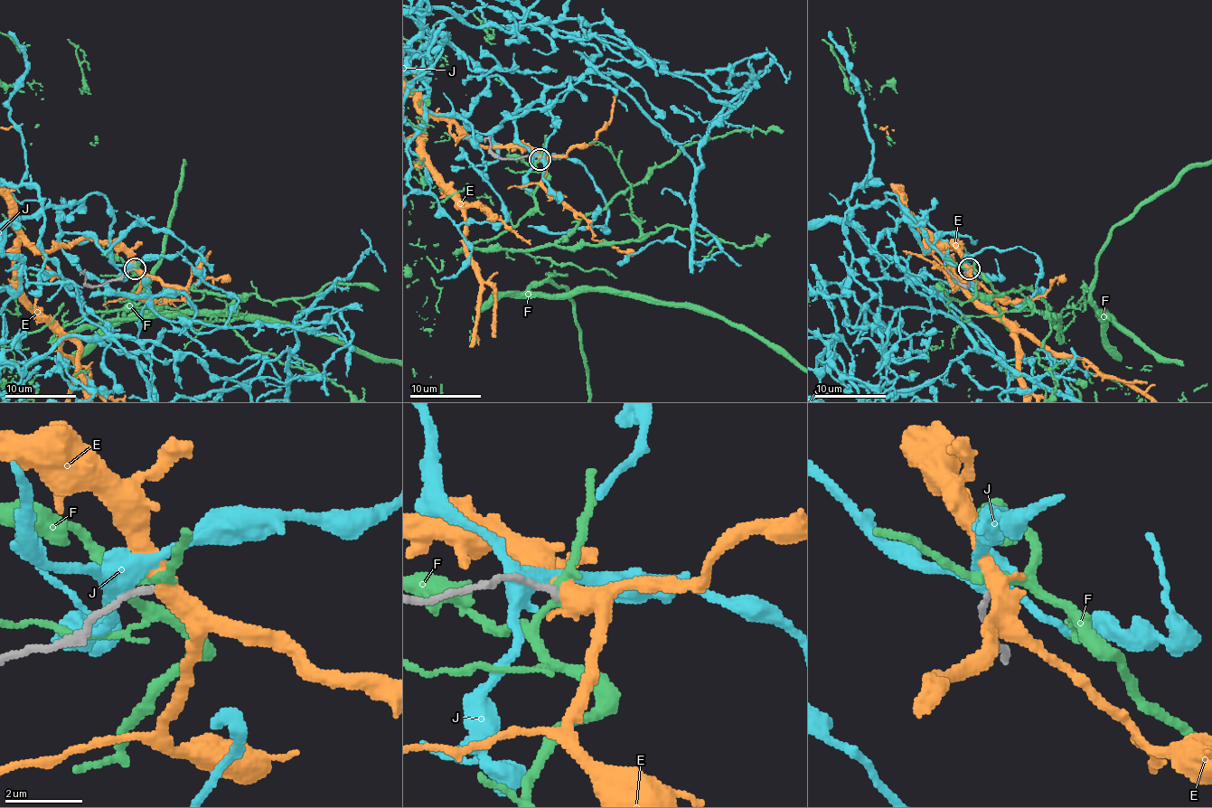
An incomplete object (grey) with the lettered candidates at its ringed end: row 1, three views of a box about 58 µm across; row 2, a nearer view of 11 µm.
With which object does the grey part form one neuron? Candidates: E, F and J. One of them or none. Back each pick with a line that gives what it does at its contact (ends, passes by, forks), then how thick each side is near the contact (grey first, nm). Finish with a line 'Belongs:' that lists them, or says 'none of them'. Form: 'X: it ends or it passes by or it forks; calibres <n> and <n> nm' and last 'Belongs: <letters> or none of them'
Belongs: none of them

